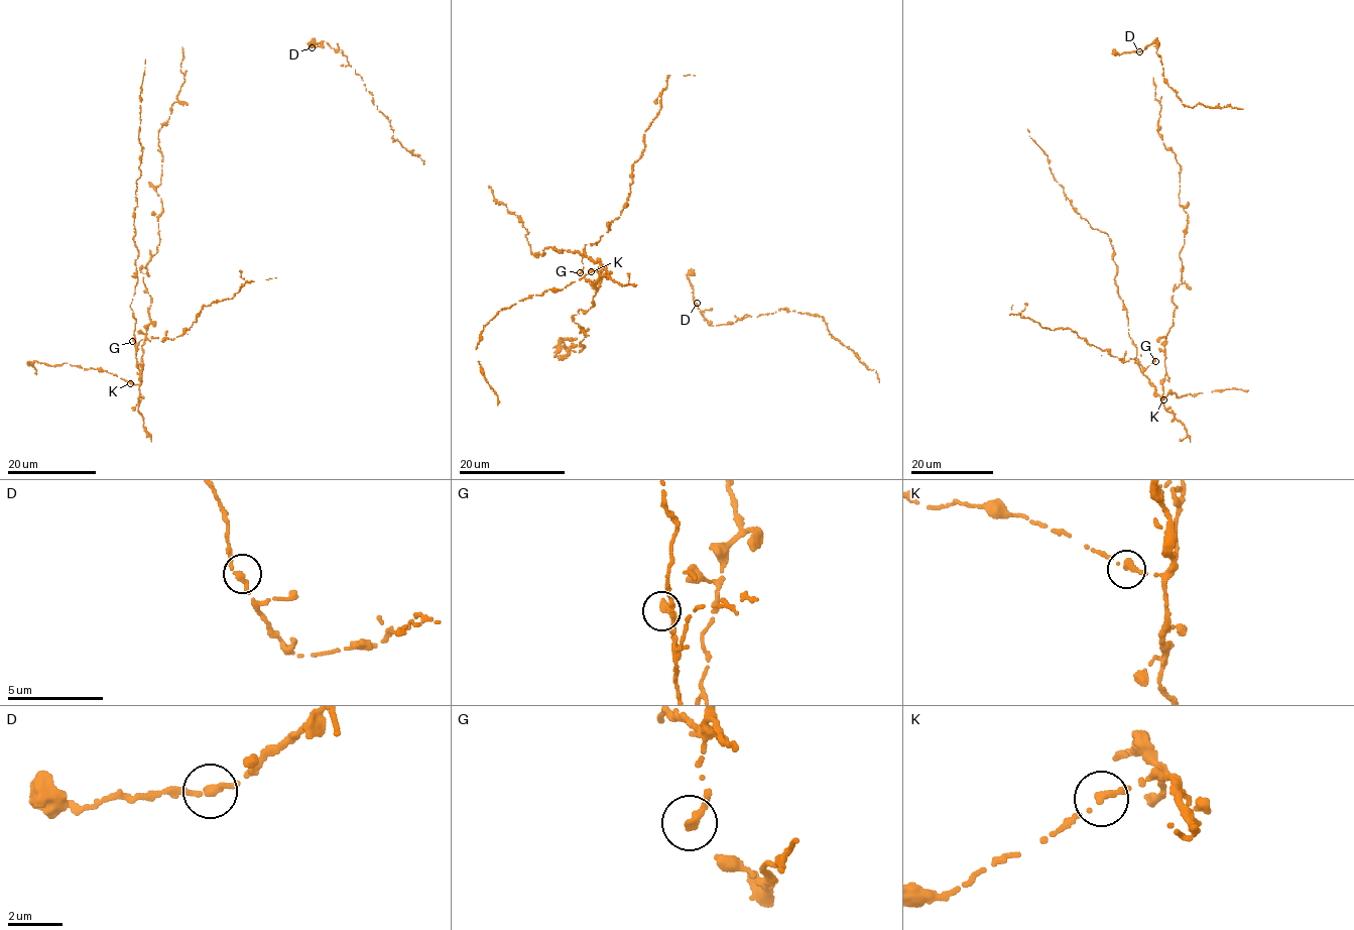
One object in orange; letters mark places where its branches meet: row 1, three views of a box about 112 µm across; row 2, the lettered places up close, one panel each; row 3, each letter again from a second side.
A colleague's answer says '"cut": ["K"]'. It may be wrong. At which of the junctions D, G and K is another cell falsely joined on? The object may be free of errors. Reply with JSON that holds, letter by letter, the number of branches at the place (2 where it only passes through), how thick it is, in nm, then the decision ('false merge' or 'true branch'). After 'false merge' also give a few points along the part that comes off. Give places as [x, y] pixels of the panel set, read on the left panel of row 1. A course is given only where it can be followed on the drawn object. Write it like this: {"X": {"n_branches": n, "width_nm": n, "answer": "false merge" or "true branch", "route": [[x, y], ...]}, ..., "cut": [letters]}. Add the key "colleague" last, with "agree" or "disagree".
{"D": {"n_branches": 1, "width_nm": 340, "answer": "true branch"}, "G": {"n_branches": 1, "width_nm": 360, "answer": "true branch"}, "K": {"n_branches": 1, "width_nm": 360, "answer": "false merge"}, "cut": ["K"], "colleague": "agree"}

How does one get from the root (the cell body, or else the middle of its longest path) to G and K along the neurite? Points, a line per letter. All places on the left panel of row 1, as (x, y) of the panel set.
G: (158, 245), (156, 253), (140, 269), (151, 301), (150, 323), (141, 346), (141, 382), (132, 341)
K: (158, 245), (156, 253), (140, 269), (150, 296), (150, 323), (141, 346), (142, 380), (139, 384), (130, 383)

